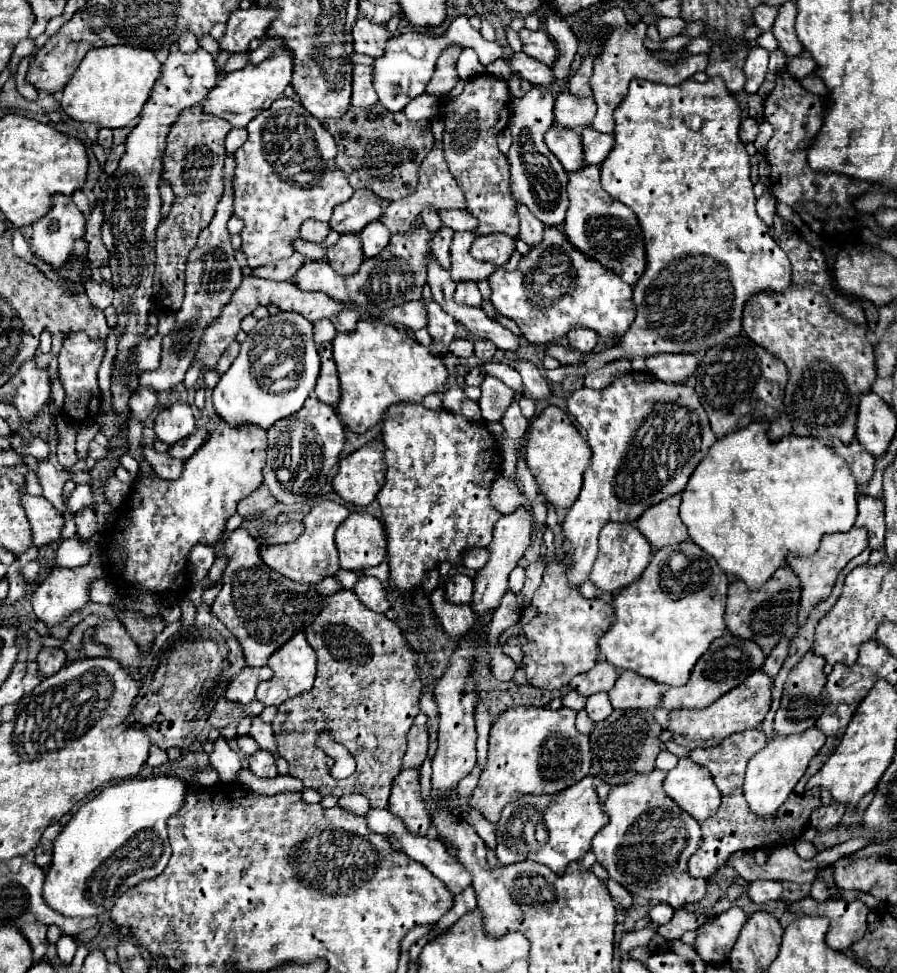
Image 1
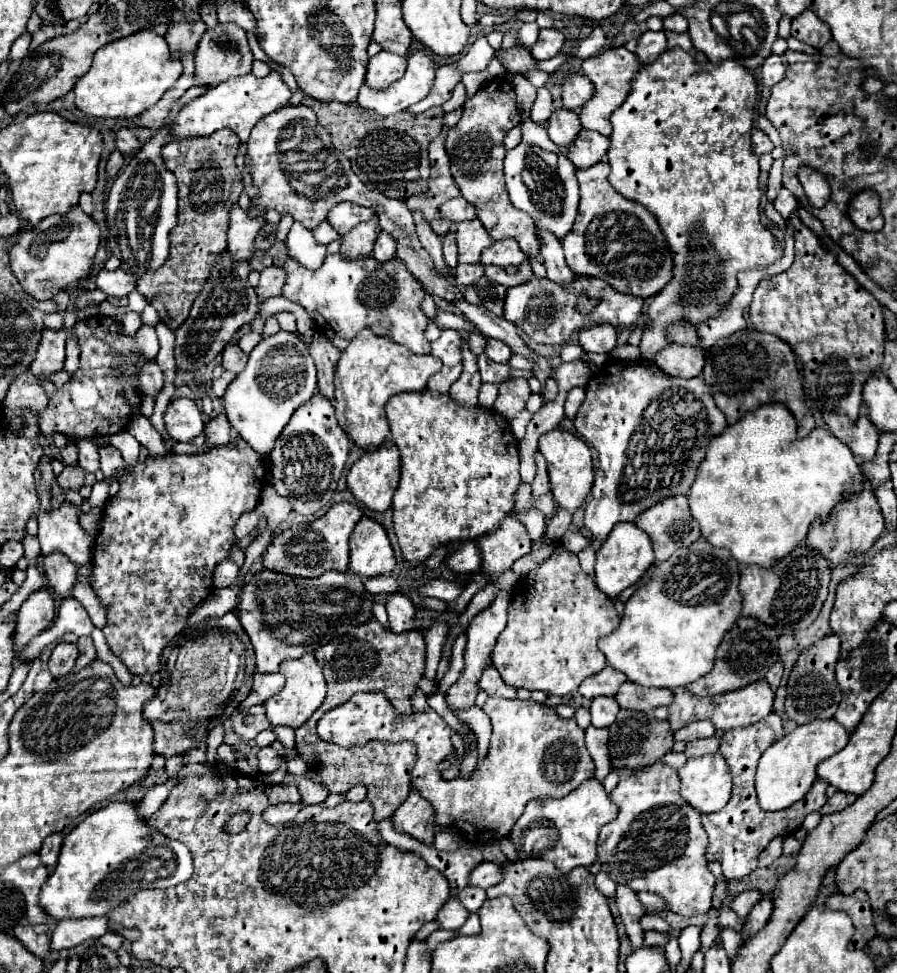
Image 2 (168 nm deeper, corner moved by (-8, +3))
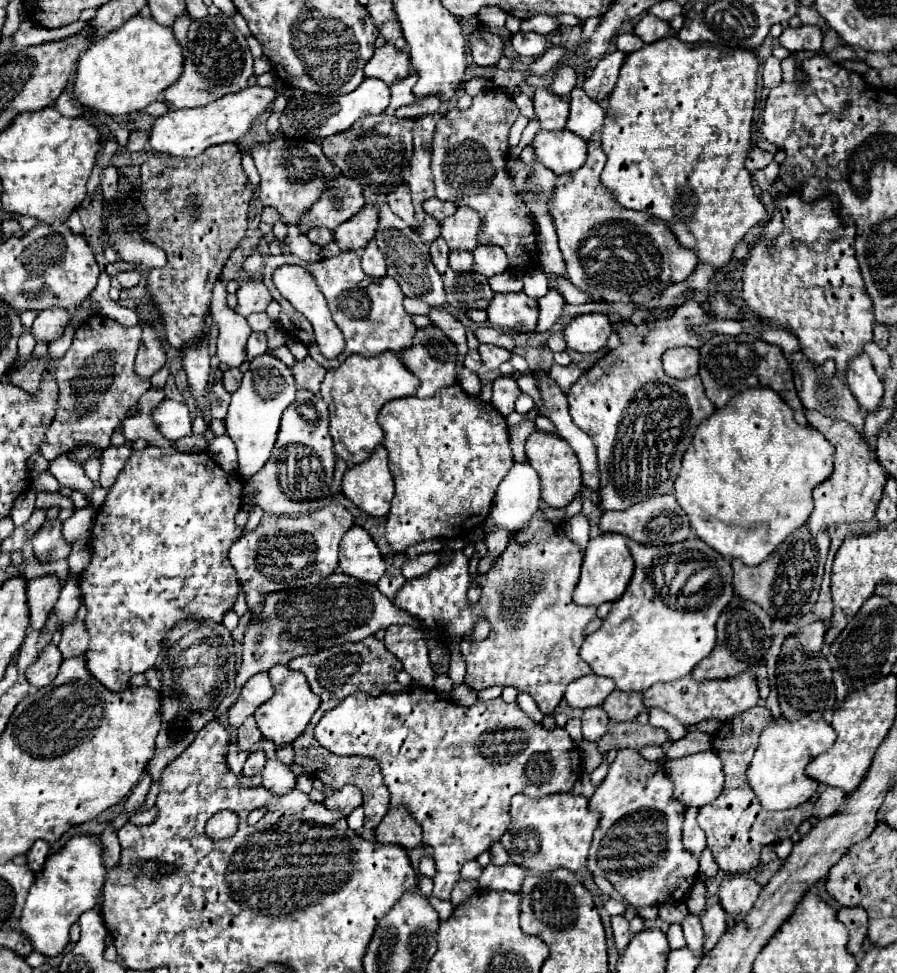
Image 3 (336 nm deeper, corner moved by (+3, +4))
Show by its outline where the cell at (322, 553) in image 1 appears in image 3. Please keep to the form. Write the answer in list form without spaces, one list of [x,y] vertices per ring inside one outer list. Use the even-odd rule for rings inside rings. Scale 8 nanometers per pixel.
[[[330,504],[302,518],[264,514],[256,530],[242,534],[242,538],[230,548],[230,562],[246,594],[252,620],[260,620],[260,612],[264,610],[264,596],[280,590],[318,584],[320,580],[334,574],[338,568],[338,544],[344,532],[352,526],[352,514],[340,504]]]

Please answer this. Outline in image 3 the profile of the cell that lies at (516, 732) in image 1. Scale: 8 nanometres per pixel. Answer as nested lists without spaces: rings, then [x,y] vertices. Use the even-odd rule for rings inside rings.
[[[408,686],[402,692],[396,694],[382,694],[380,698],[372,698],[364,692],[354,692],[352,696],[346,696],[344,702],[340,702],[332,712],[326,712],[324,718],[318,722],[316,730],[314,730],[314,738],[320,742],[320,746],[324,746],[328,752],[336,754],[336,756],[364,756],[364,758],[374,758],[378,760],[380,768],[382,768],[382,776],[384,776],[384,784],[390,792],[390,806],[404,806],[412,812],[412,816],[416,818],[416,822],[422,826],[424,830],[424,838],[422,842],[434,848],[434,862],[436,862],[436,880],[434,880],[434,890],[432,896],[448,900],[450,892],[454,888],[454,884],[460,880],[460,868],[464,862],[468,860],[476,860],[478,854],[482,854],[484,850],[488,850],[494,842],[498,842],[504,832],[510,826],[510,798],[514,794],[526,794],[530,798],[542,798],[548,794],[560,794],[560,792],[568,792],[574,782],[580,778],[580,764],[578,764],[578,750],[574,746],[574,742],[570,740],[568,732],[564,728],[556,728],[556,730],[544,730],[540,724],[532,722],[518,706],[518,702],[506,704],[502,698],[494,698],[488,702],[476,702],[472,706],[460,706],[454,704],[446,698],[440,698],[432,688],[420,688],[420,686]]]

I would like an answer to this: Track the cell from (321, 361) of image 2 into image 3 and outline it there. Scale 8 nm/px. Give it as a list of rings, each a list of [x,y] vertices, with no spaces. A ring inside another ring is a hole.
[[[310,356],[292,366],[292,376],[294,376],[296,384],[304,390],[310,390],[312,394],[318,394],[320,382],[324,380],[324,374],[326,374],[326,370],[320,364],[316,364]]]

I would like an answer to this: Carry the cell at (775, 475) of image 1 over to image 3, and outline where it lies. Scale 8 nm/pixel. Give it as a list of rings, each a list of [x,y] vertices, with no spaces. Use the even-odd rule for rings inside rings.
[[[754,388],[748,392],[740,392],[740,396],[734,396],[728,402],[728,408],[716,408],[714,414],[710,414],[694,432],[694,440],[690,444],[690,448],[686,450],[684,458],[682,458],[682,470],[676,478],[674,490],[676,490],[676,500],[682,506],[682,510],[688,514],[690,526],[692,530],[698,534],[700,540],[704,540],[710,548],[714,548],[716,552],[720,552],[724,558],[734,560],[740,558],[744,564],[748,566],[756,566],[760,562],[764,562],[774,548],[784,542],[784,538],[788,534],[792,534],[796,528],[804,526],[810,512],[812,512],[812,490],[814,486],[818,486],[820,482],[824,482],[830,474],[832,474],[832,464],[834,464],[834,448],[832,444],[824,438],[822,432],[818,432],[814,426],[800,426],[794,420],[794,412],[788,408],[788,404],[784,404],[784,400],[780,400],[780,396],[776,396],[776,392],[772,392],[770,388]]]

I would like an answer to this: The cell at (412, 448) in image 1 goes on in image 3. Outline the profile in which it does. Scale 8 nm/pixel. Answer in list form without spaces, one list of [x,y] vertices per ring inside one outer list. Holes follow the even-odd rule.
[[[458,384],[438,390],[430,398],[402,398],[384,404],[378,414],[378,424],[384,430],[384,448],[390,456],[390,472],[394,476],[396,494],[386,520],[388,544],[404,552],[408,546],[430,540],[430,538],[460,538],[474,532],[492,508],[496,488],[500,480],[512,468],[514,458],[508,446],[506,418],[492,408],[492,404],[480,398],[468,396]]]

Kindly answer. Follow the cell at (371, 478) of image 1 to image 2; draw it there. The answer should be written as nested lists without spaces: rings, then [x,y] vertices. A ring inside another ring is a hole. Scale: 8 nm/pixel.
[[[387,441],[373,451],[367,451],[349,469],[347,487],[351,493],[373,511],[385,511],[399,483],[399,449]]]

